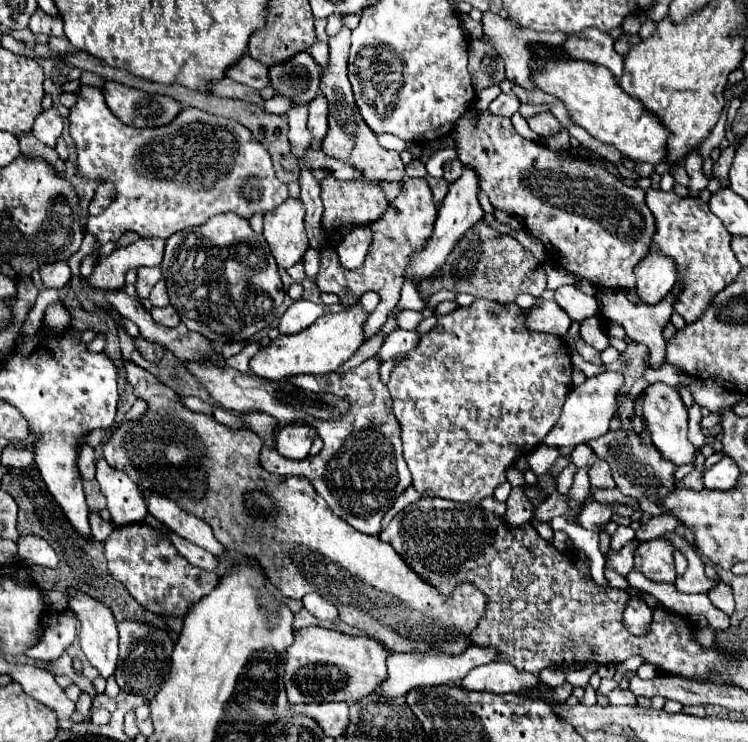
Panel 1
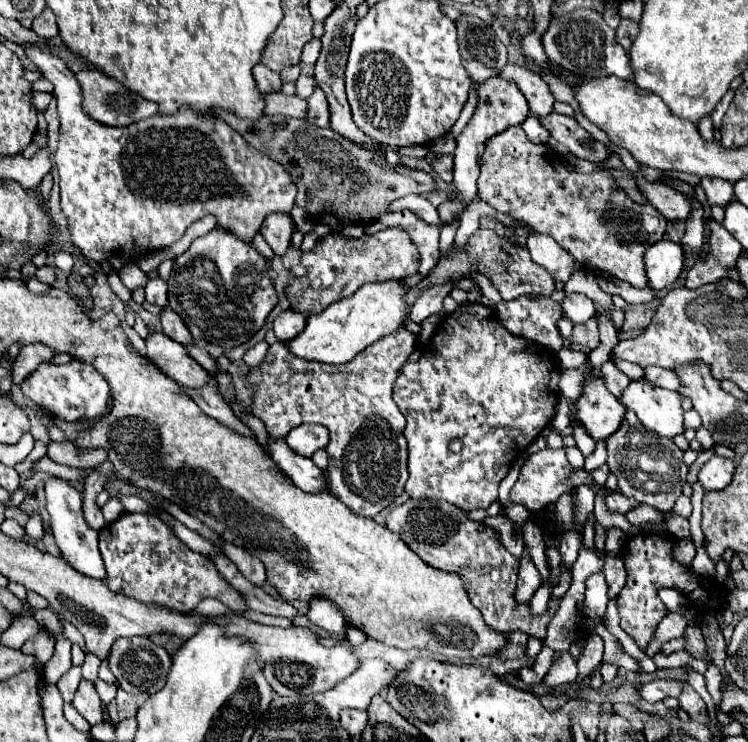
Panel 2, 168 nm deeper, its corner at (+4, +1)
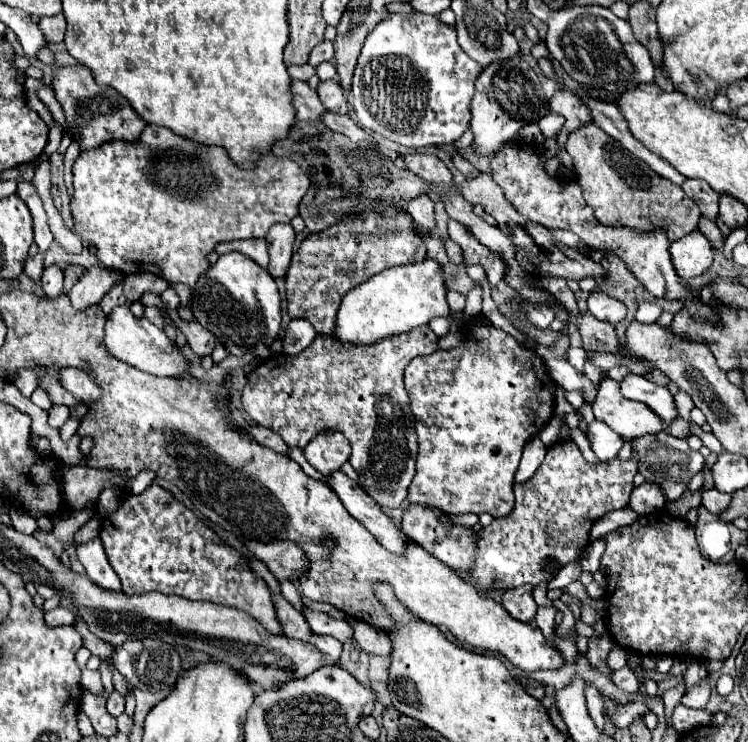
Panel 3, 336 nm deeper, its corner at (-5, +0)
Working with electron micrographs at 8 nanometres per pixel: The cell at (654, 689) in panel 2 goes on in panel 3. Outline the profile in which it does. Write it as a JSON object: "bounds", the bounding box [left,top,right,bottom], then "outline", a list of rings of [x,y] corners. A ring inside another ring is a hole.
{"bounds":[586,635,616,675],"outline":[[[604,635],[601,637],[591,637],[588,640],[588,651],[586,657],[589,661],[595,665],[602,673],[607,673],[607,675],[613,675],[614,671],[609,669],[606,658],[610,653],[611,649],[616,646],[613,643],[613,639],[609,635]]]}

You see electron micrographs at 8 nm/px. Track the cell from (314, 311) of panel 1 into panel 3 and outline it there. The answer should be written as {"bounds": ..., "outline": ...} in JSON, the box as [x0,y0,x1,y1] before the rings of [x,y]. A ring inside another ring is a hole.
{"bounds":[283,319,317,355],"outline":[[[293,319],[283,335],[283,353],[297,355],[303,349],[307,349],[315,337],[317,337],[317,333],[309,321]]]}

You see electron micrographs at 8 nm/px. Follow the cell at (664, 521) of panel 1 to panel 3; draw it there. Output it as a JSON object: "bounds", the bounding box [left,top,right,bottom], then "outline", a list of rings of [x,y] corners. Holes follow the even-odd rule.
{"bounds":[703,489,731,515],"outline":[[[717,489],[703,491],[703,507],[707,511],[711,511],[713,515],[723,513],[729,507],[729,503],[731,503],[731,495],[727,495],[727,493],[721,493]]]}

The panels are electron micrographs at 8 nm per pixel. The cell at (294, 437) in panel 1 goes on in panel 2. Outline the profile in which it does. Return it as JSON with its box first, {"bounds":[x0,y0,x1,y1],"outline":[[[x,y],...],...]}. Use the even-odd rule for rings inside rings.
{"bounds":[286,424,328,456],"outline":[[[302,424],[286,434],[286,444],[300,456],[312,456],[316,450],[326,448],[328,430],[320,424]]]}

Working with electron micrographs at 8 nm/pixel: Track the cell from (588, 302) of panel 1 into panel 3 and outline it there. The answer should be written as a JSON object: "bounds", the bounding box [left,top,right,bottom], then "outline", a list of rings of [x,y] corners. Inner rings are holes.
{"bounds":[587,291,627,325],"outline":[[[593,291],[587,299],[587,305],[589,305],[591,315],[595,315],[601,321],[609,321],[613,325],[621,323],[627,315],[627,307],[603,291]]]}

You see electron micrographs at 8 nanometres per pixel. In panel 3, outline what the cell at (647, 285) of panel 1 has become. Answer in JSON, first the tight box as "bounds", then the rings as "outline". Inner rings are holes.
{"bounds":[669,229,713,281],"outline":[[[699,229],[687,233],[675,245],[671,245],[669,251],[673,265],[683,281],[705,273],[713,263],[713,247]]]}

